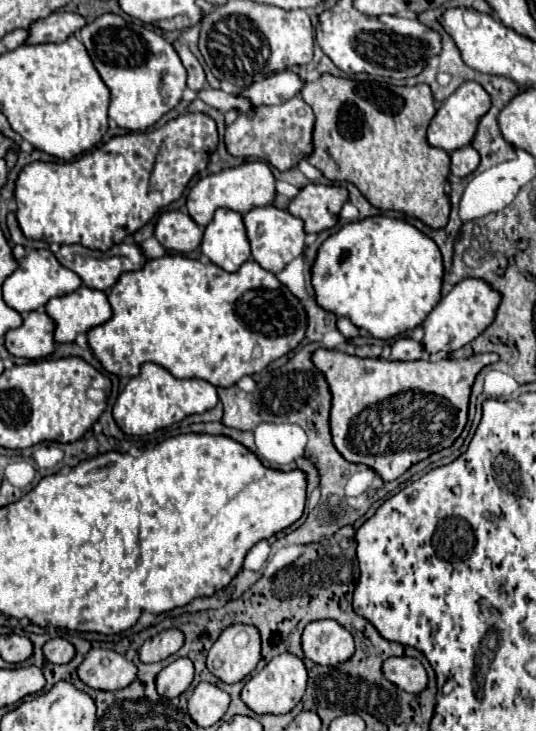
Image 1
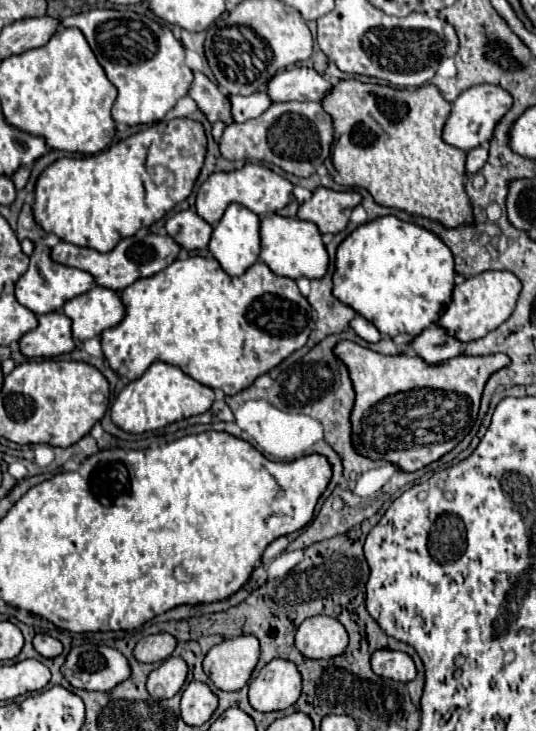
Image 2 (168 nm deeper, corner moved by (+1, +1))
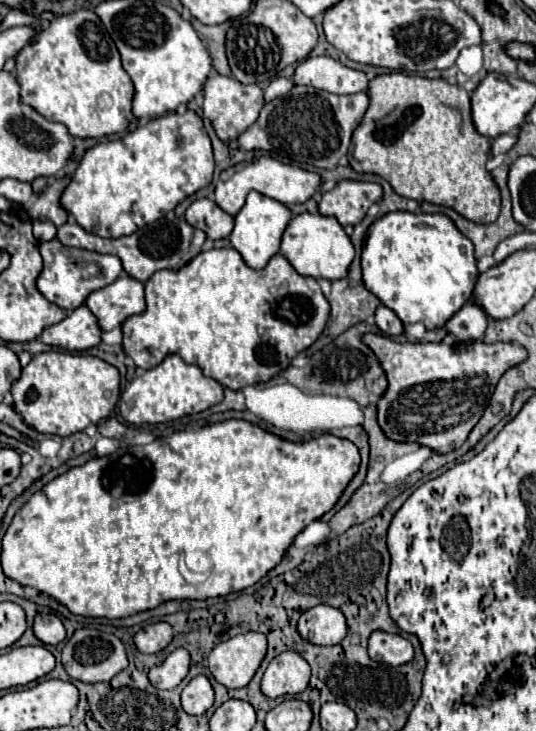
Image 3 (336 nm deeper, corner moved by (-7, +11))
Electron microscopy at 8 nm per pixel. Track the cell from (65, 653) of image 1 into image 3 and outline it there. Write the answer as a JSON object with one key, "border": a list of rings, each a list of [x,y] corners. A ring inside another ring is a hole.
{"border":[[[37,614],[33,620],[33,632],[43,644],[59,644],[65,640],[65,626],[55,614]]]}

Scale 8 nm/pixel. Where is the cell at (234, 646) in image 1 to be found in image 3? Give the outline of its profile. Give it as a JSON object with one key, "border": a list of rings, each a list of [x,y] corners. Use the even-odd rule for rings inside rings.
{"border":[[[259,632],[233,636],[217,644],[209,654],[209,670],[227,688],[243,688],[255,676],[267,652],[267,638]]]}

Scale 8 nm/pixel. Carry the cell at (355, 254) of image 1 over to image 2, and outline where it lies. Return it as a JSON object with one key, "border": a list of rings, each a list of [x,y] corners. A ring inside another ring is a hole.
{"border":[[[383,216],[361,224],[339,244],[333,272],[333,296],[351,306],[359,316],[367,318],[381,334],[395,336],[403,332],[417,336],[427,326],[435,324],[449,304],[453,278],[455,270],[451,250],[433,232],[395,216]]]}

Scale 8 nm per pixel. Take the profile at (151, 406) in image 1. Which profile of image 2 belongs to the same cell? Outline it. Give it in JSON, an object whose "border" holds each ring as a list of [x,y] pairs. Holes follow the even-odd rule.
{"border":[[[153,362],[147,372],[129,382],[123,392],[117,396],[117,400],[111,406],[111,418],[113,422],[131,434],[141,434],[149,430],[163,428],[167,424],[173,424],[177,420],[203,414],[213,404],[213,390],[209,386],[199,384],[197,380],[183,374],[179,368],[165,364],[165,362]]]}

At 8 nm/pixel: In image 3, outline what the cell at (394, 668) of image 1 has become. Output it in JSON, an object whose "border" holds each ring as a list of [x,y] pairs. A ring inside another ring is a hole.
{"border":[[[373,632],[369,636],[367,652],[373,660],[391,666],[407,664],[413,658],[411,642],[399,634],[389,634],[389,632]]]}

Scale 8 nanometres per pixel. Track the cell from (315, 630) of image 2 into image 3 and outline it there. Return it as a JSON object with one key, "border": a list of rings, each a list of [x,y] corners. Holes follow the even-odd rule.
{"border":[[[319,604],[301,614],[297,632],[303,640],[311,644],[331,646],[339,644],[347,636],[347,624],[341,610],[327,604]]]}

